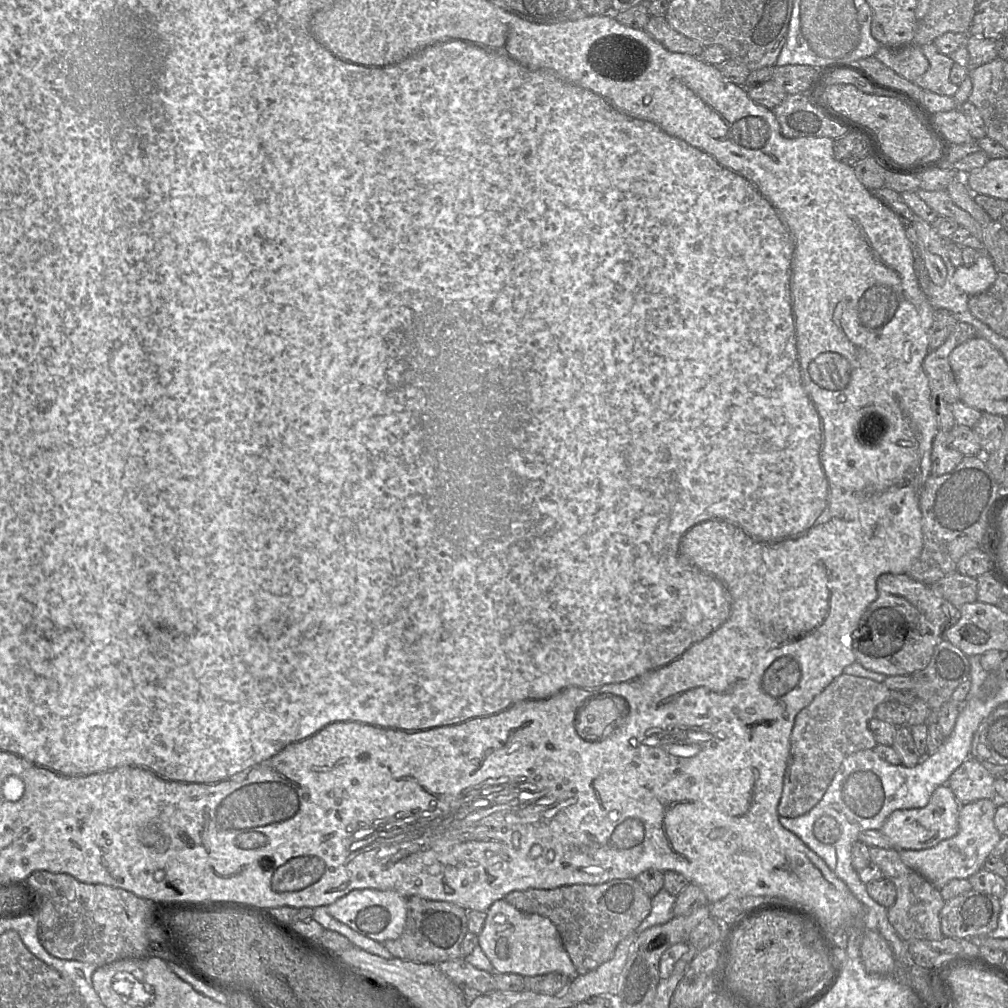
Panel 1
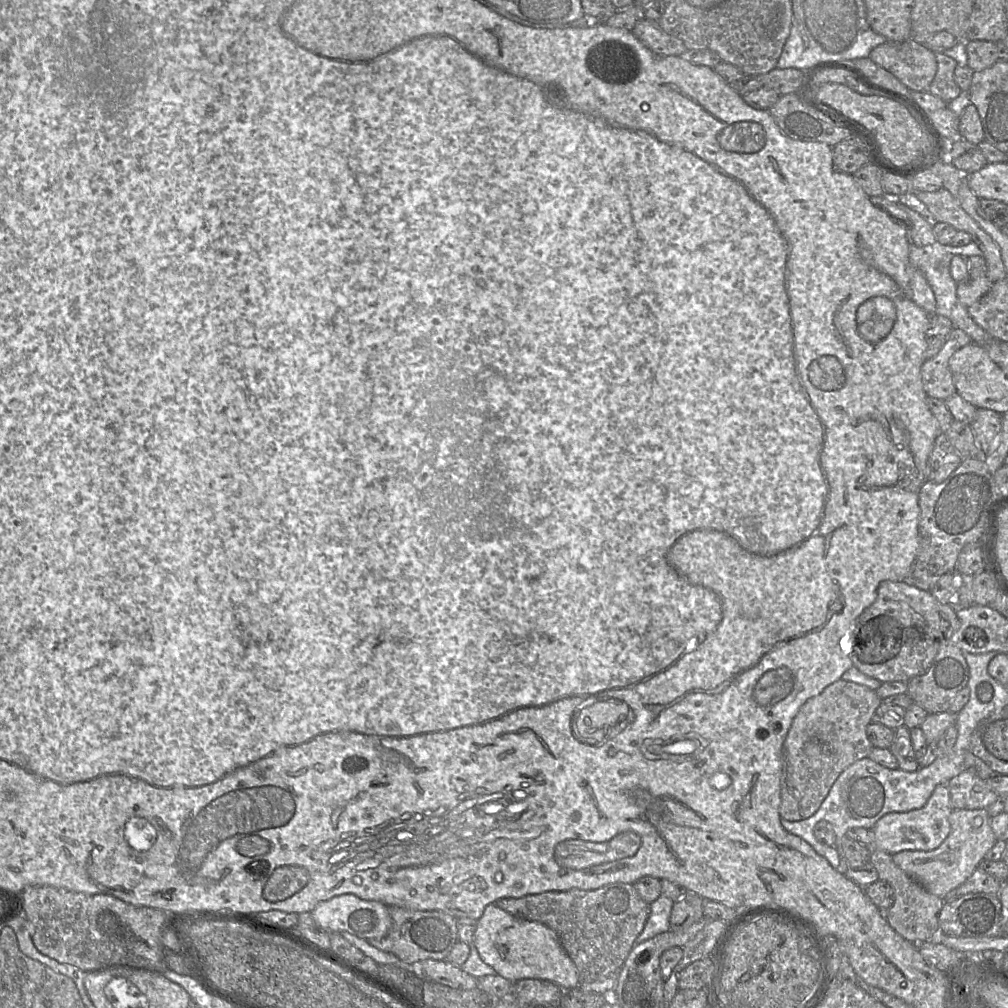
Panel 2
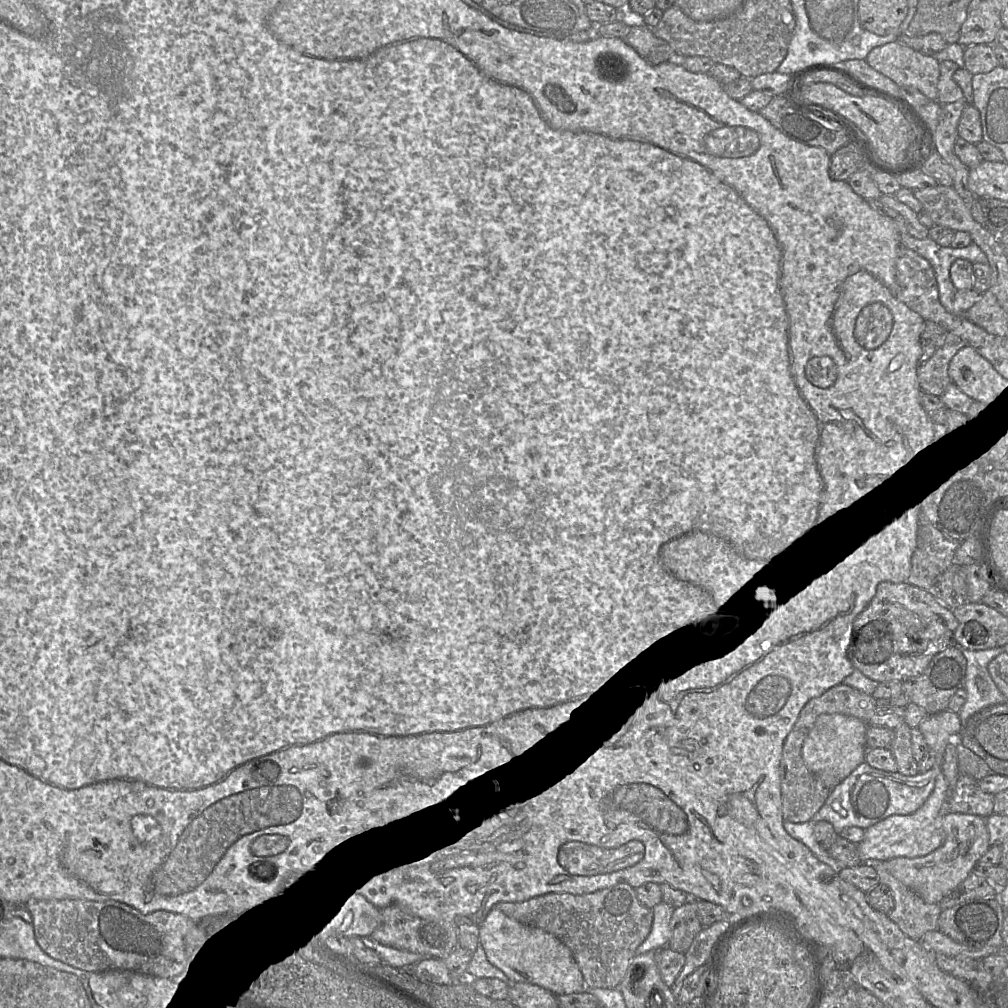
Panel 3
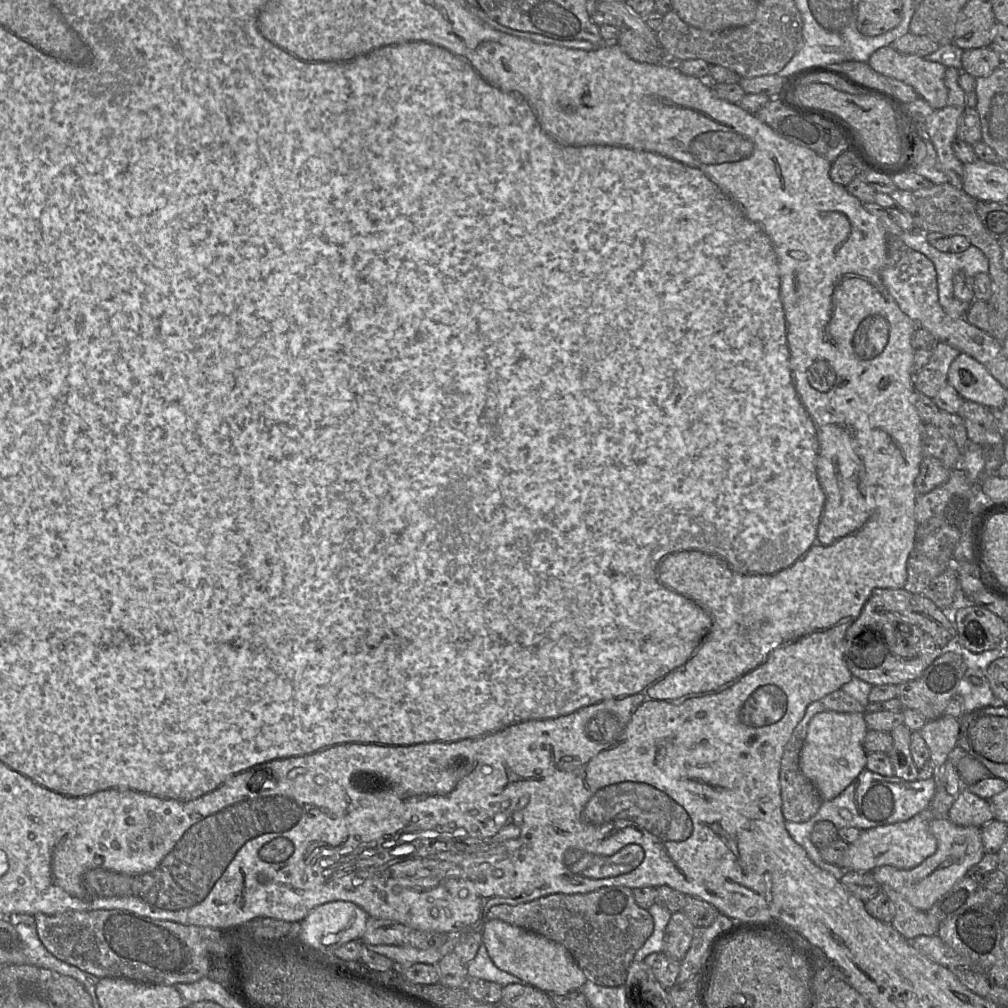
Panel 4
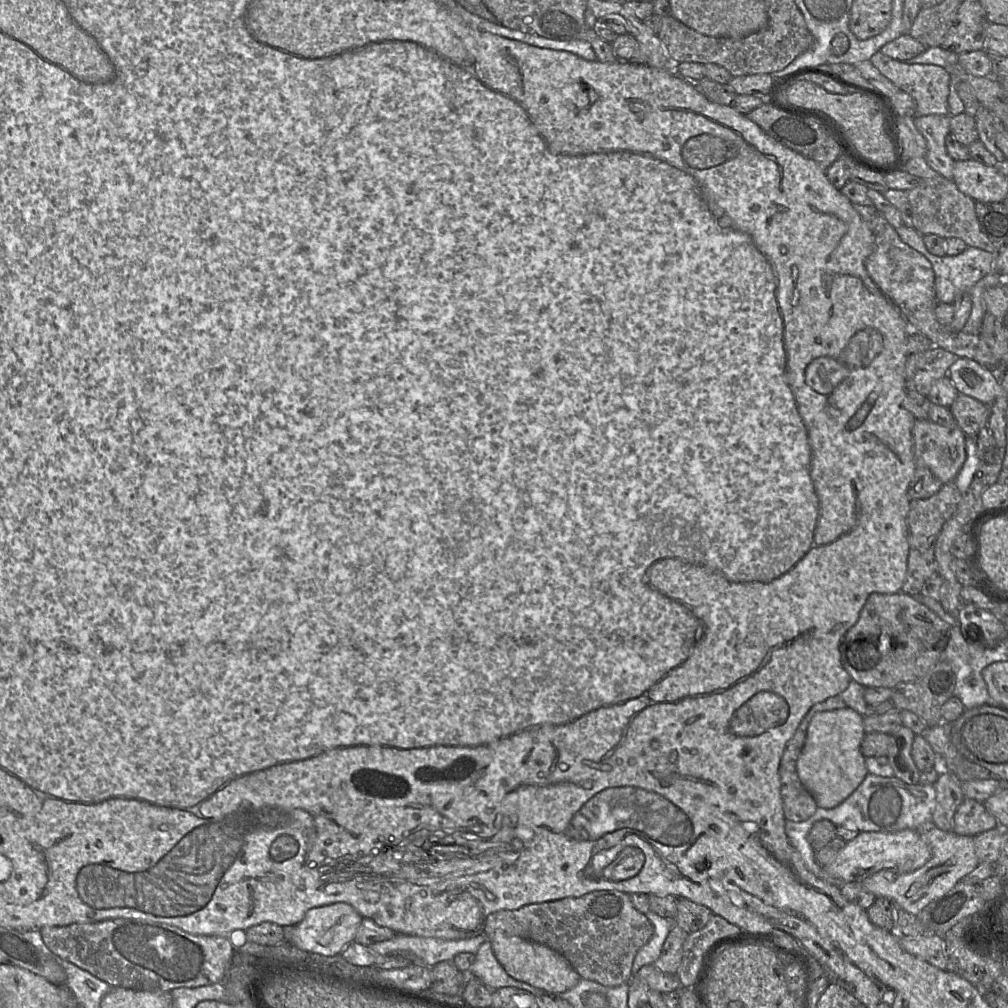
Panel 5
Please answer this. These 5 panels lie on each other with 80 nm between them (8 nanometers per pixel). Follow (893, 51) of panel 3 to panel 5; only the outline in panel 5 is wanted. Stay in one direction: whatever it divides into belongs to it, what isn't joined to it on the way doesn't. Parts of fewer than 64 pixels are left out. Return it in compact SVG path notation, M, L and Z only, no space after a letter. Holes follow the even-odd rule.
M881 51L874 54L869 61L901 91L911 95L916 103L916 116L949 115L951 77L945 68L932 64L907 64L905 61L892 59Z

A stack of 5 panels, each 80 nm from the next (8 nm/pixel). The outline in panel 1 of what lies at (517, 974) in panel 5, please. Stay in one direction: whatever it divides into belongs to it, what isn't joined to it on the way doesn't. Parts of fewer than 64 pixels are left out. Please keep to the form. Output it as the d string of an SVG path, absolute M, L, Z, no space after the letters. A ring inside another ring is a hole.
M504 899L494 902L486 914L483 929L478 934L478 946L497 973L525 977L557 972L571 980L577 977L577 970L563 946L561 936L548 918L519 911Z

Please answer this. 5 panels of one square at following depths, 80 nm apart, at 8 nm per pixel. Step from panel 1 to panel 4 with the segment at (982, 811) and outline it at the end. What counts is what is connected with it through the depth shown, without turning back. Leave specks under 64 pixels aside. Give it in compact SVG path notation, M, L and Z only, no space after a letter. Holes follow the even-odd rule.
M945 818L933 819L930 832L937 841L937 850L921 864L907 870L885 865L872 871L880 885L890 886L902 894L912 906L922 911L928 911L957 881L966 876L985 854L981 828L957 826Z

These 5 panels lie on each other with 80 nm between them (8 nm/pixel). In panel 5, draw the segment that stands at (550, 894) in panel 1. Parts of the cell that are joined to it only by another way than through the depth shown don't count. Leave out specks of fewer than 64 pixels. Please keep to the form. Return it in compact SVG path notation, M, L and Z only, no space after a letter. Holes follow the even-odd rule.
M597 890L580 897L529 904L516 910L499 910L487 917L483 933L489 940L495 933L504 933L547 946L561 954L581 978L604 986L619 986L629 983L633 960L654 933L653 924L633 906L630 894L619 890Z

